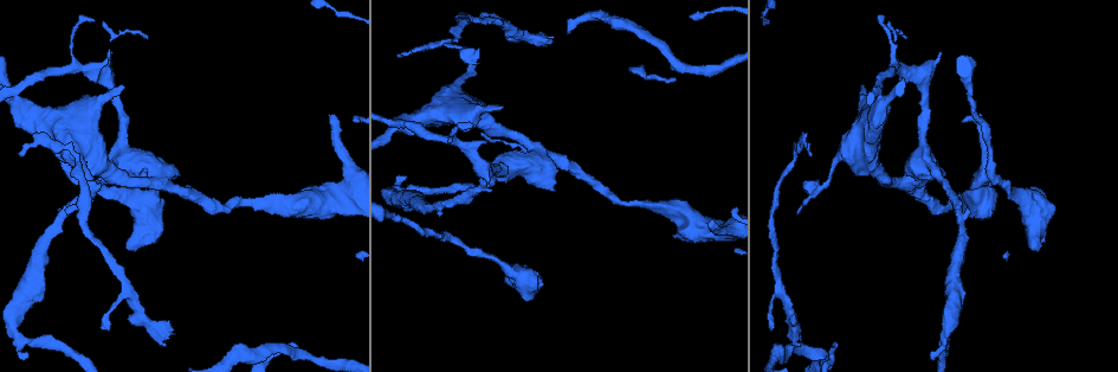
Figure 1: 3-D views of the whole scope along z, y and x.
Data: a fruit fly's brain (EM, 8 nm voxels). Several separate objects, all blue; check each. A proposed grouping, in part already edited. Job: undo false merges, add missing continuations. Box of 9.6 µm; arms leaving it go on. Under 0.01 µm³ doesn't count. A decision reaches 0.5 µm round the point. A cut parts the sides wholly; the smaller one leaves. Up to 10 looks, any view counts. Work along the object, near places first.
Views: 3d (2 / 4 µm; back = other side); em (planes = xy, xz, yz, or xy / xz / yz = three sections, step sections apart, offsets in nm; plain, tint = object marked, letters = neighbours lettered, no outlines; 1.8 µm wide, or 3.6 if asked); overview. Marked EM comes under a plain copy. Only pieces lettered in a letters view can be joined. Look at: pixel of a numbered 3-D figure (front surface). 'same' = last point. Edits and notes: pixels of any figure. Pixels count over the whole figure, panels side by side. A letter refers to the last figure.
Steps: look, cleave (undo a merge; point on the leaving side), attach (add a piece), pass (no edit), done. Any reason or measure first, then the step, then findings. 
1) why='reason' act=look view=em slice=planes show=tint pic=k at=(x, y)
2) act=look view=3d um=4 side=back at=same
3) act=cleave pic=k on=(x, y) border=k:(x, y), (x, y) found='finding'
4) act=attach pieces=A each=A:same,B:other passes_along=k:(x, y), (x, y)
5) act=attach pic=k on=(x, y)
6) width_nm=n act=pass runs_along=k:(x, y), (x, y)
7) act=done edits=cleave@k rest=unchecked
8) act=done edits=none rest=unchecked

why='a narrow waist' act=look view=em um=3.6 slice=planes show=letters pic=1 at=(72, 65)

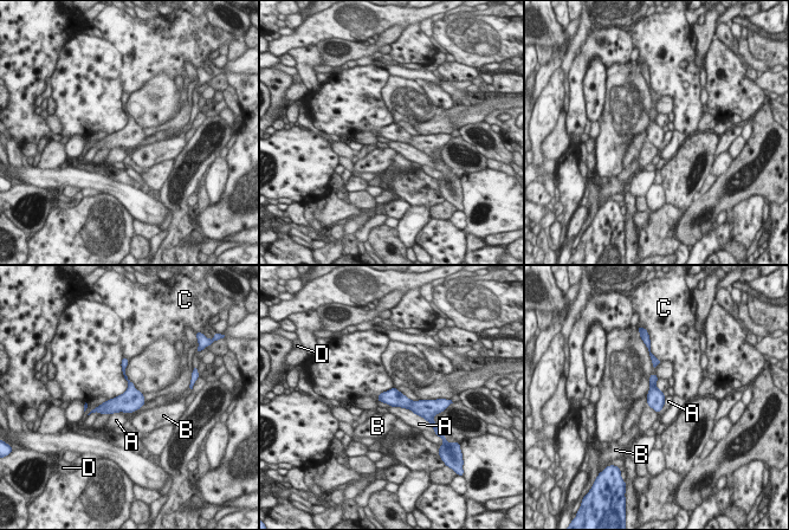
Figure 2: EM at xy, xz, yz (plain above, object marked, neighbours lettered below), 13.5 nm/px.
act=pass each=A:other,B:other,C:other,D:other runs_along=2:(381, 398), (425, 405) found='all the same neuron'

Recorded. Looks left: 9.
act=look view=em slice=yz step=4 show=tint pic=1 at=(22, 155)

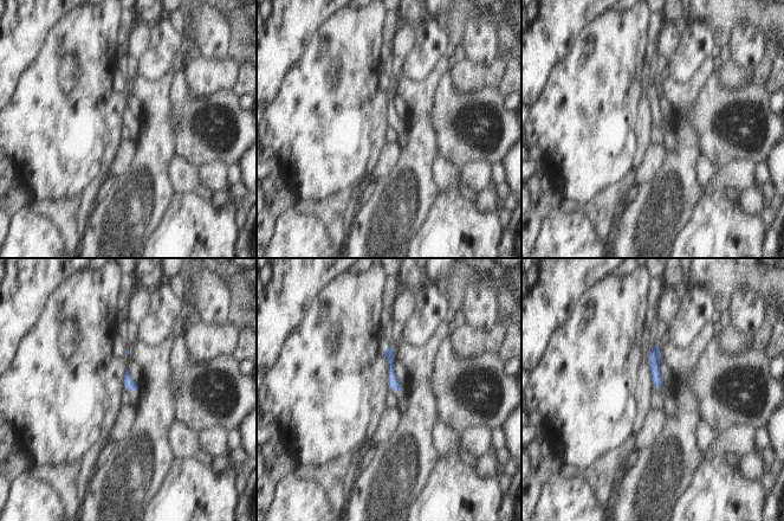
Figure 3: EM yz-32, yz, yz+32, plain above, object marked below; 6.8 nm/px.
act=look view=em slice=planes show=letters at=same

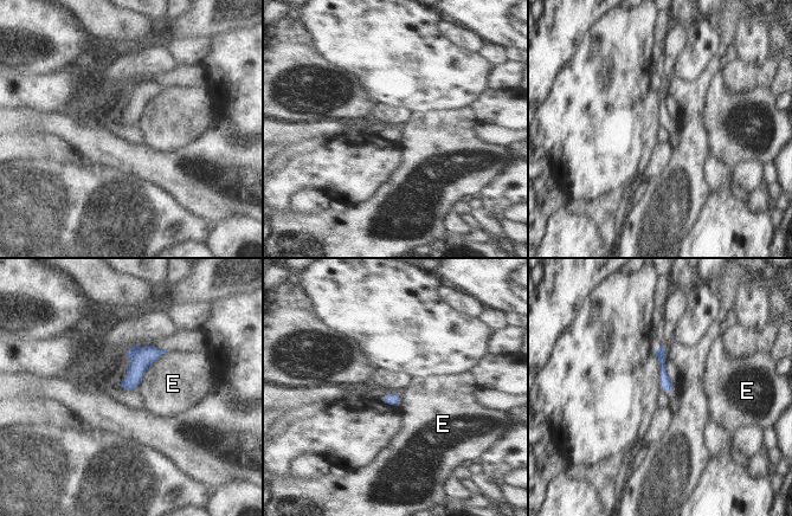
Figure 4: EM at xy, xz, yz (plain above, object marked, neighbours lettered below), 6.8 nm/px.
act=pass each=E:other found='none of them fits'

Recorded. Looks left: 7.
why='sudden change in width' act=look view=3d um=4 pic=1 at=(87, 155)

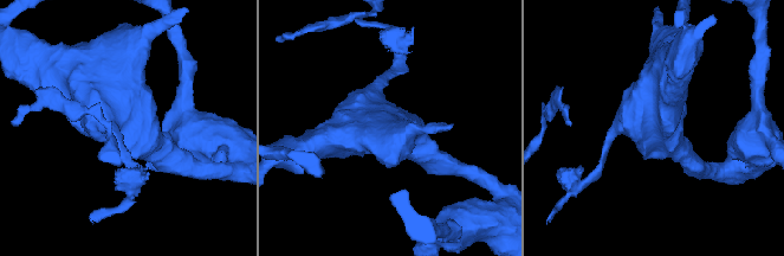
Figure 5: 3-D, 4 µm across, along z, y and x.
act=look view=em slice=xz step=4 show=tint pic=5 at=(654, 123)

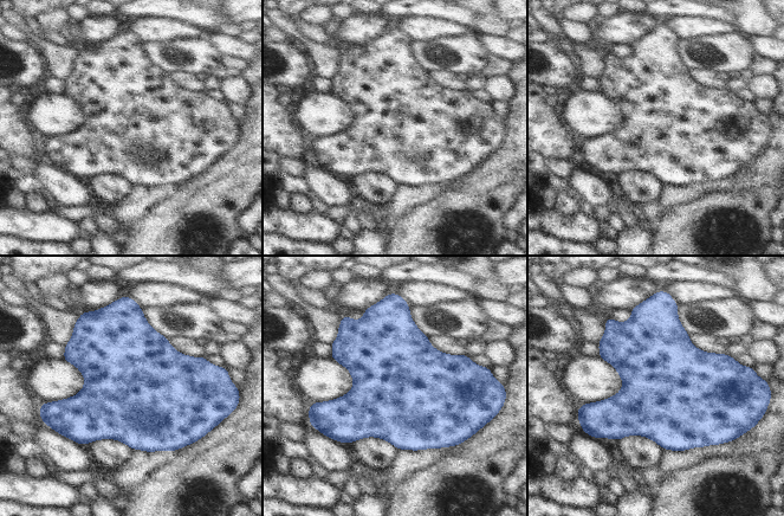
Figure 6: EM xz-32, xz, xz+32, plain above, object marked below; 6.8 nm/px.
act=look view=em slice=planes show=letters at=same

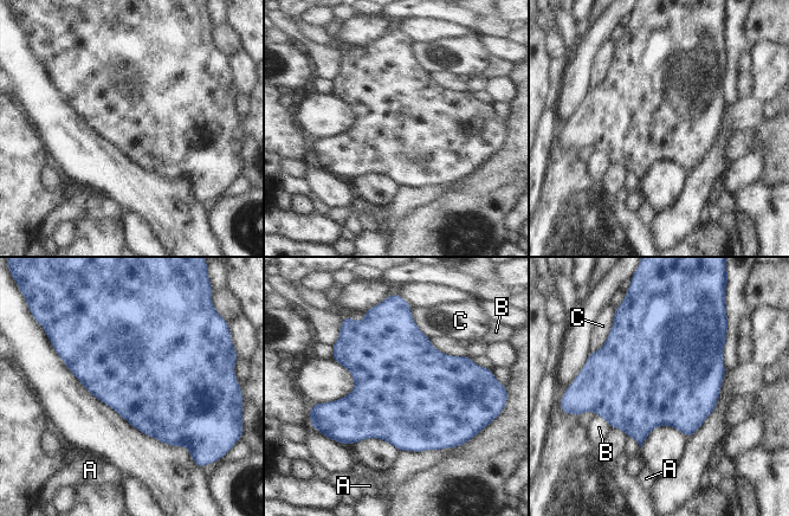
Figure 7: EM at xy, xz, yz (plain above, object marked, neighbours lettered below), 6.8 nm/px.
width_nm=700 act=pass each=A:other,B:other,C:other found='all the same neuron'

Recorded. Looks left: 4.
why='an open end' act=look view=em slice=planes show=letters pic=1 at=(711, 221)

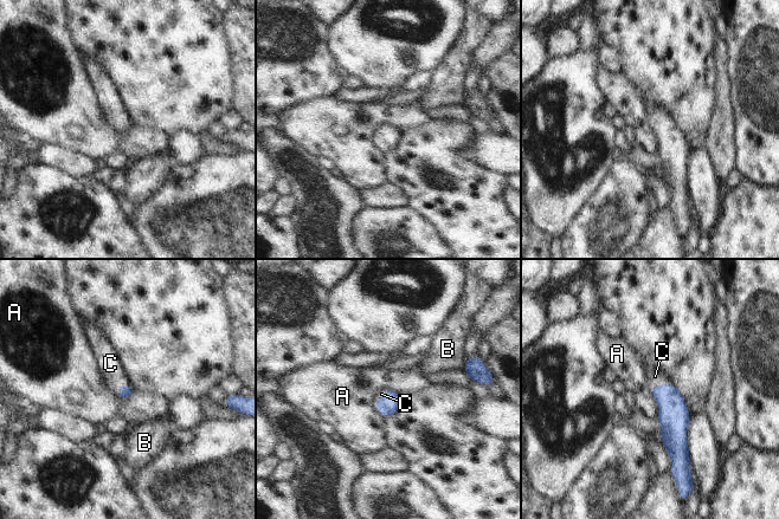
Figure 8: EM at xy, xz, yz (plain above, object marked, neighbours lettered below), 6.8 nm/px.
act=attach pieces=C each=A:other,B:other,C:same passes_along=8:(674, 416), (662, 383), (655, 376) found='the neuron continues'

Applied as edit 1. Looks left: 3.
act=done edits=attach@8 rest=unchecked

